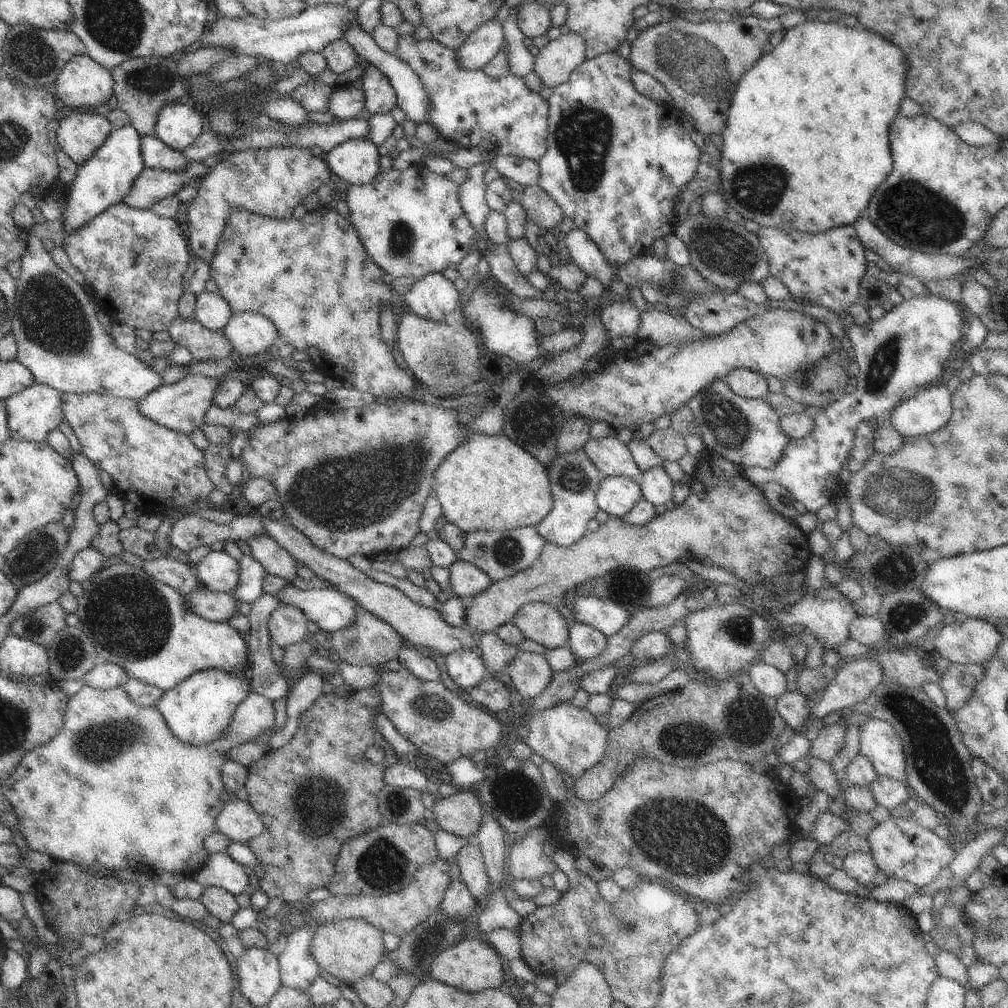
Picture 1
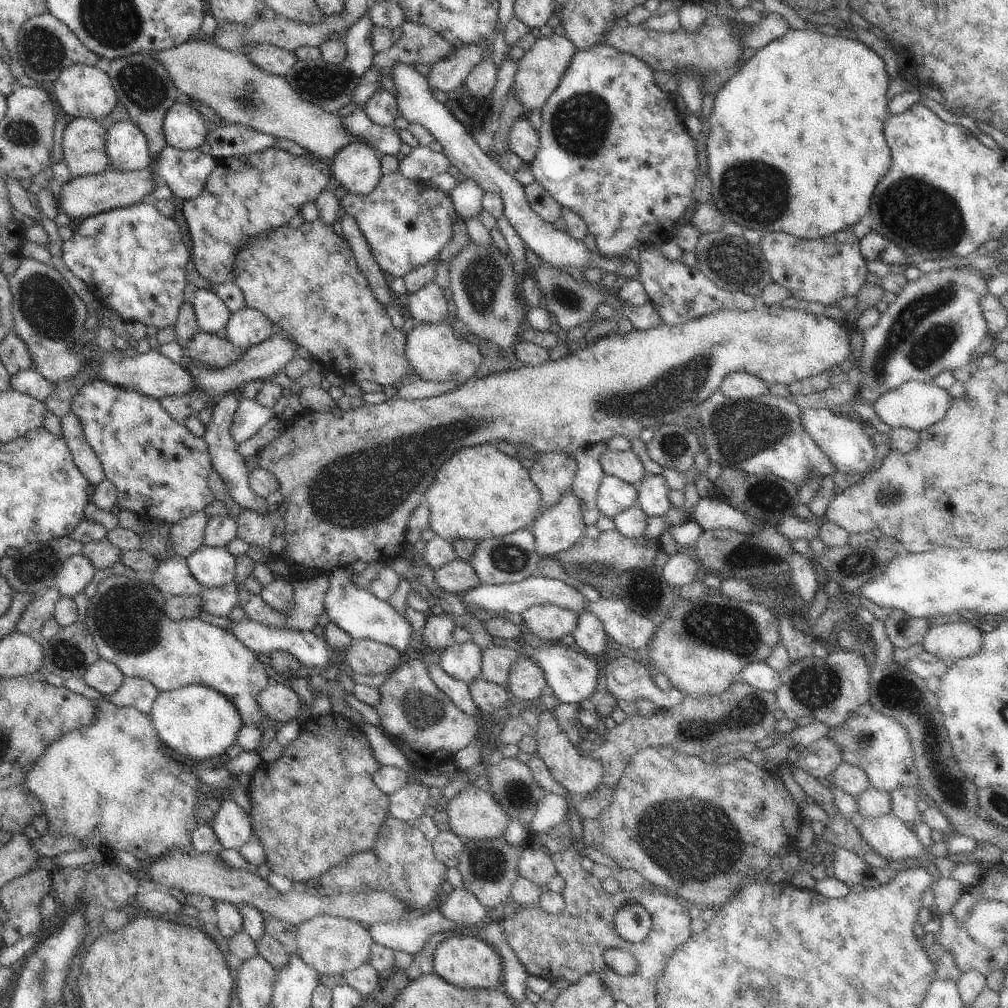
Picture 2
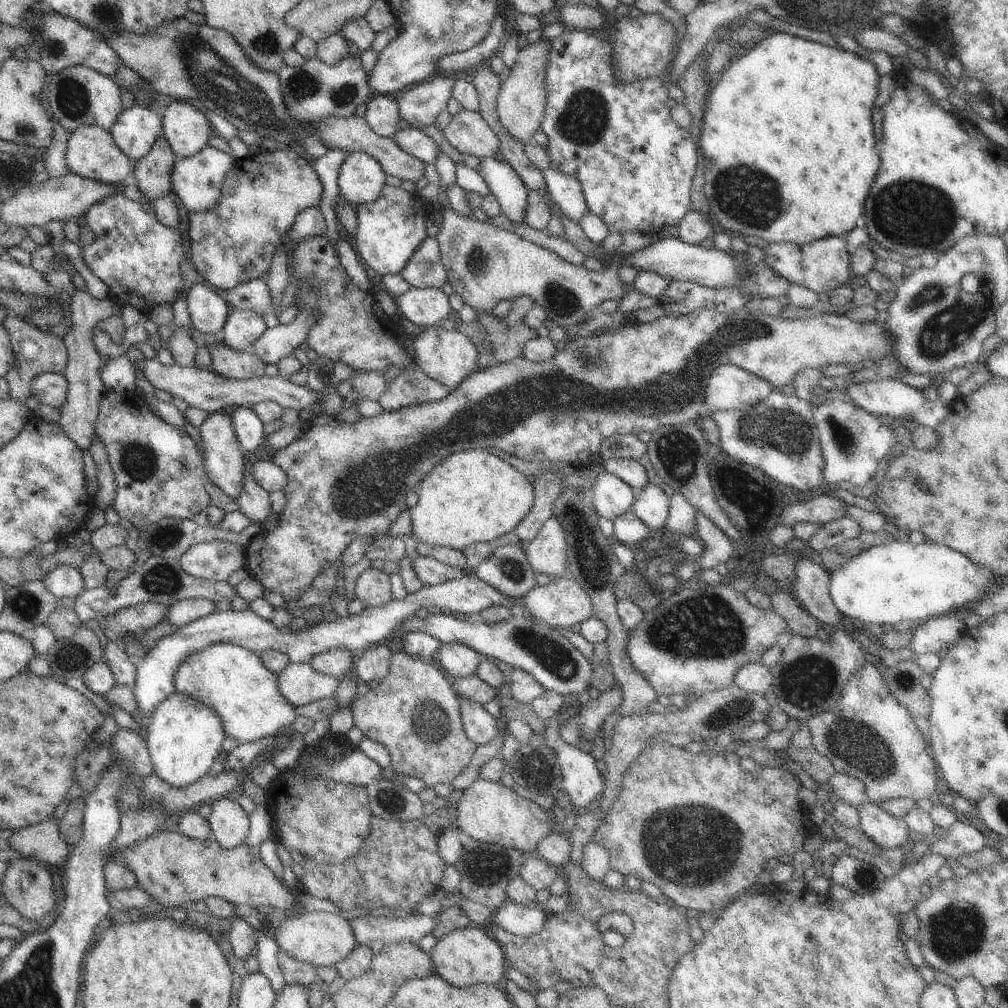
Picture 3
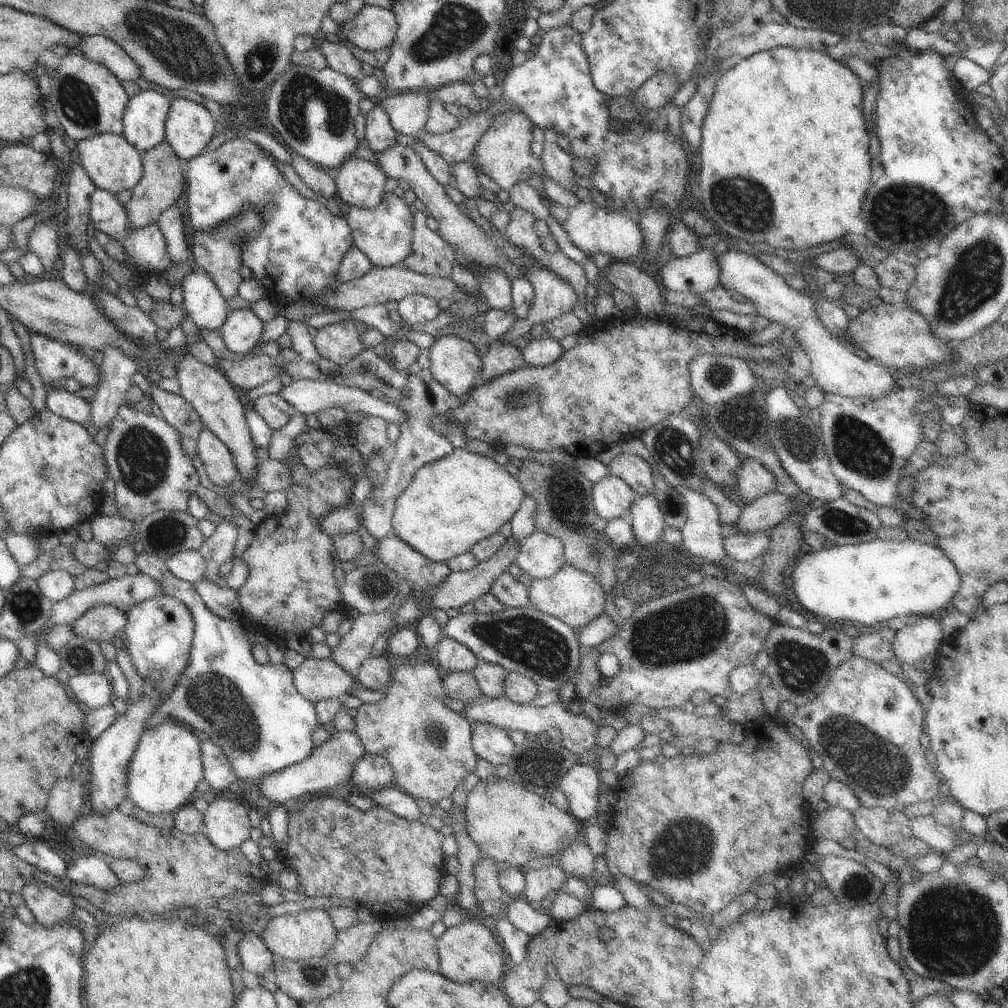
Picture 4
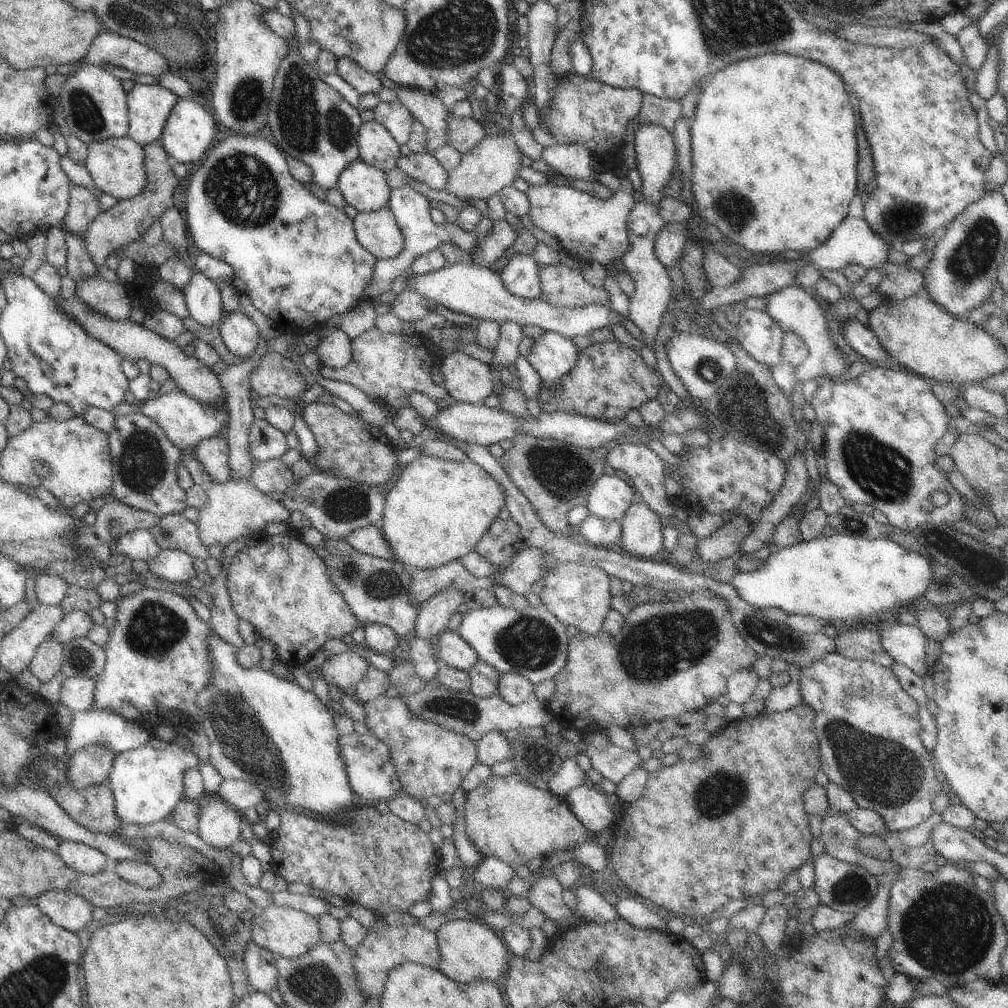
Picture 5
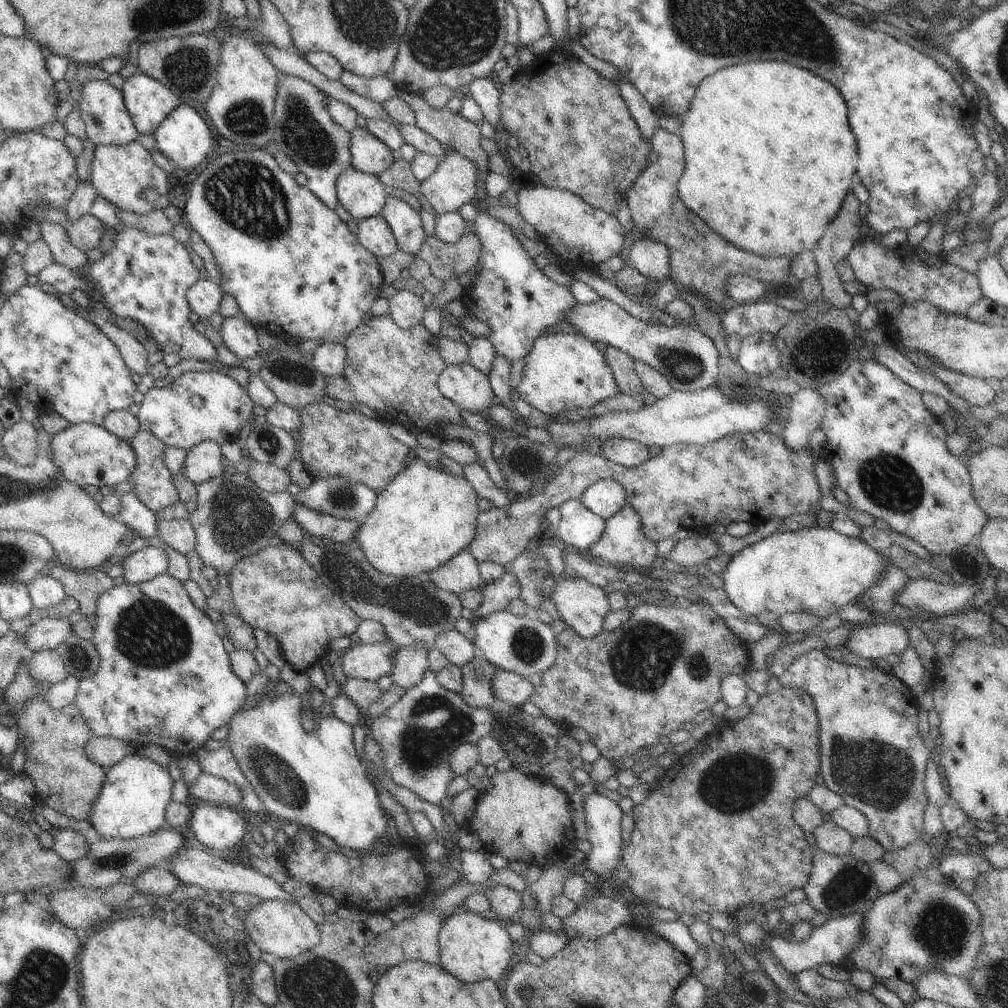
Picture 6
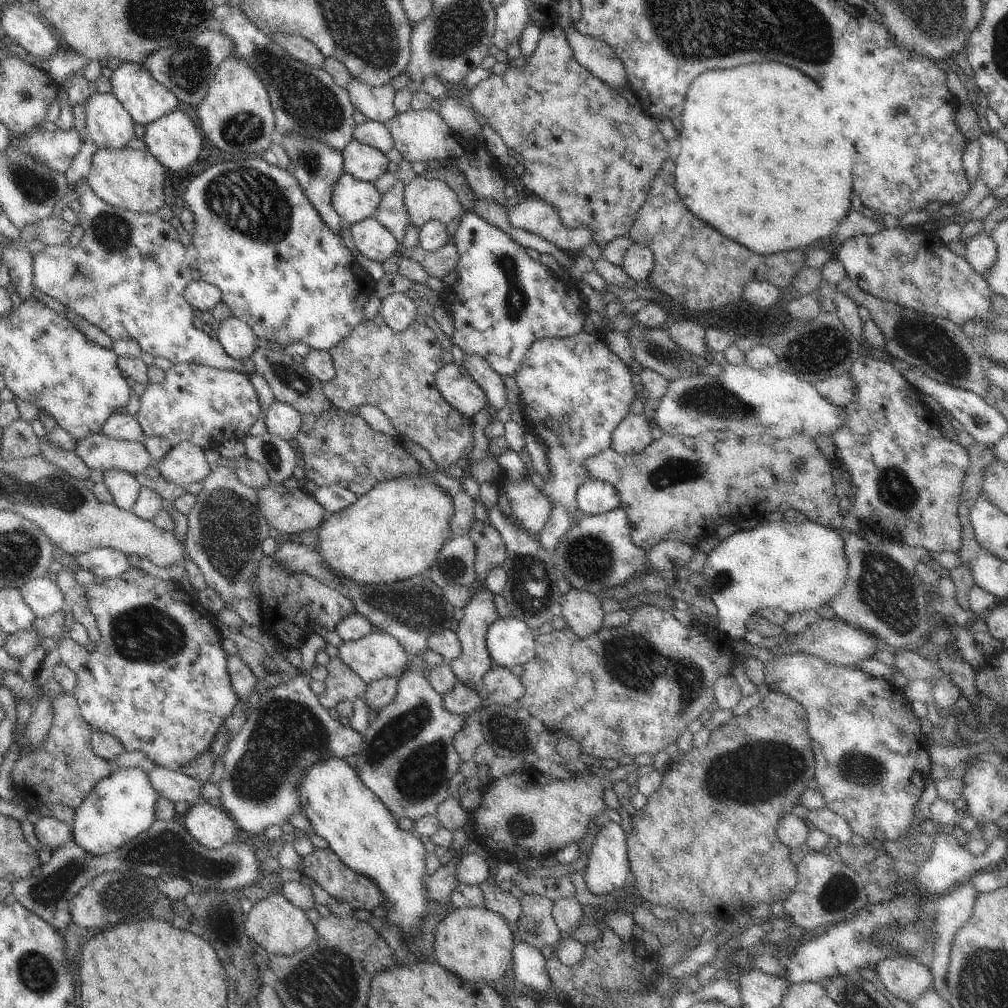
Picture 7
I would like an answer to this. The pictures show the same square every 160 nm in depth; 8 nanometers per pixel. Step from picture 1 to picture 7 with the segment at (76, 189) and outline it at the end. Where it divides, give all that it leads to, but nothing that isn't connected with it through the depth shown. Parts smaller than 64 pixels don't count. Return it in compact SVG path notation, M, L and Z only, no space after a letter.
M122 62L109 79L113 86L112 93L138 125L148 126L151 122L176 109L179 98L160 84L142 64Z

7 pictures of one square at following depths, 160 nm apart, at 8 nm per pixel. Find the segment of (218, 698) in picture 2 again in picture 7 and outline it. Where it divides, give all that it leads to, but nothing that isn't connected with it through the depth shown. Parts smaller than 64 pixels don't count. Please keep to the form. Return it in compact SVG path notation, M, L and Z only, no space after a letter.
M117 768L93 786L84 802L75 810L71 829L73 842L93 855L105 855L148 830L157 820L157 800L162 797L153 787L149 772L142 768Z

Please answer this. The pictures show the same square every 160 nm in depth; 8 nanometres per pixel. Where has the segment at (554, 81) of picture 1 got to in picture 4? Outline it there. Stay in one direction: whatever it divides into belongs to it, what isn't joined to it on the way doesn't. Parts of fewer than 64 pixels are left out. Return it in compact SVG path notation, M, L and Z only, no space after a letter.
M504 109L498 111L492 124L475 146L475 152L482 170L491 177L501 190L509 190L520 181L528 180L534 173L541 174L543 162L537 160L530 151L532 144L532 128L534 124L528 115L520 109Z

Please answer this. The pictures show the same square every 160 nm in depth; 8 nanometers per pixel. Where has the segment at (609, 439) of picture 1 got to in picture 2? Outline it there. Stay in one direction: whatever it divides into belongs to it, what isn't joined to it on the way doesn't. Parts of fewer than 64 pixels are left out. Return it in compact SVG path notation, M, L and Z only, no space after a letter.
M606 449L600 459L606 475L614 475L637 486L646 476L645 466L630 449L615 451Z

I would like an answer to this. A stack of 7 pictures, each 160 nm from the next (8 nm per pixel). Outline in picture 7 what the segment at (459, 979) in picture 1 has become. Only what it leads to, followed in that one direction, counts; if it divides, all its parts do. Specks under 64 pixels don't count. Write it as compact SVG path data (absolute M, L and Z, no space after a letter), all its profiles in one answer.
M468 907L450 911L435 932L435 956L442 968L468 982L494 981L509 976L514 940L507 920L486 908Z

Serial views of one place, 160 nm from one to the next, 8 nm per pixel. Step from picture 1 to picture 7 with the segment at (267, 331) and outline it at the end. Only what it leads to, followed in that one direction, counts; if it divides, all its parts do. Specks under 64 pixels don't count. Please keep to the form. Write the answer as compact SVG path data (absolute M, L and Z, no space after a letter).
M230 317L221 322L218 329L219 344L236 360L245 361L258 348L258 337L252 327L238 317Z

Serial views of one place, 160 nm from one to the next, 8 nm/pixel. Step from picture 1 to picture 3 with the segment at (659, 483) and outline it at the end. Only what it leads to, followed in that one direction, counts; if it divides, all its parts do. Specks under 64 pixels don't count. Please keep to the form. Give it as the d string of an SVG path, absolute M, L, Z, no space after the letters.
M649 482L641 491L637 491L632 510L652 533L657 533L665 530L669 511L669 500L669 496L662 490L661 486Z

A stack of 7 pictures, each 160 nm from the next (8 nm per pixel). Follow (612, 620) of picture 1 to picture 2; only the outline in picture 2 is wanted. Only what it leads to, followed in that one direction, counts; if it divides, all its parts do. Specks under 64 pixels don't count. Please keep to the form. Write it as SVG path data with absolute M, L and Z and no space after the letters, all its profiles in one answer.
M534 574L525 578L519 583L504 583L501 585L481 584L462 595L464 607L466 605L476 605L492 612L513 612L520 615L528 608L534 605L556 605L561 609L575 612L577 615L583 615L587 612L587 603L589 600L582 592L572 585L566 584L565 580L549 579L548 577Z

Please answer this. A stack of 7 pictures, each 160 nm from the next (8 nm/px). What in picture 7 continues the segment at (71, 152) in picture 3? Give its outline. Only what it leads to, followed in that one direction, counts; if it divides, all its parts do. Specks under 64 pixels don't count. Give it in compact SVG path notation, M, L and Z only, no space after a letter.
M126 145L121 149L100 149L94 153L89 170L88 183L90 188L108 204L134 211L135 213L157 213L164 206L164 174L167 168L148 151L132 149Z

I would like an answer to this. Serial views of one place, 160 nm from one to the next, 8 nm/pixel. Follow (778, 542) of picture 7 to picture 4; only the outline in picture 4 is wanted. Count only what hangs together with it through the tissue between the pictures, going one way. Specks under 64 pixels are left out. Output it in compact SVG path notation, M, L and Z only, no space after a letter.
M874 538L868 542L860 543L859 545L836 545L830 549L822 547L818 552L812 551L811 554L801 557L802 558L792 567L791 571L789 571L788 575L788 581L800 601L800 606L804 608L804 613L810 618L819 620L828 618L836 622L837 625L839 620L870 626L880 624L881 622L892 622L895 625L899 625L904 619L912 615L916 616L918 619L941 615L951 609L951 600L955 597L961 585L961 576L959 575L957 566L945 555L945 552L940 547L931 546L930 544L909 538L904 541Z

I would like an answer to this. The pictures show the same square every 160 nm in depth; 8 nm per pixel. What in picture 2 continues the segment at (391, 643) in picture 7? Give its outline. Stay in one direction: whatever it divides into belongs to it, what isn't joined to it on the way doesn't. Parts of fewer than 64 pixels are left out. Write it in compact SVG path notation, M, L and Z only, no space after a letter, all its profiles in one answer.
M270 682L257 694L257 701L269 724L277 726L296 719L302 712L302 704L297 694L281 683Z

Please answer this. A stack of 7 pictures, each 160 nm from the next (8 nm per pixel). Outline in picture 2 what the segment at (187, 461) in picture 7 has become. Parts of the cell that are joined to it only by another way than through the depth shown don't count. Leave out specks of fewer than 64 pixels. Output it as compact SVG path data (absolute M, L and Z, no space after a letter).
M230 391L221 397L221 399L215 404L214 408L212 408L213 417L206 425L206 432L203 437L209 446L212 469L214 469L220 475L220 478L226 483L226 486L229 488L229 493L236 501L236 504L239 504L242 510L247 509L248 511L256 511L266 517L273 518L267 507L266 500L262 497L256 496L256 494L250 490L249 475L246 471L244 457L236 452L238 444L230 434L230 427L233 423L235 412L238 410L240 400L239 391Z

